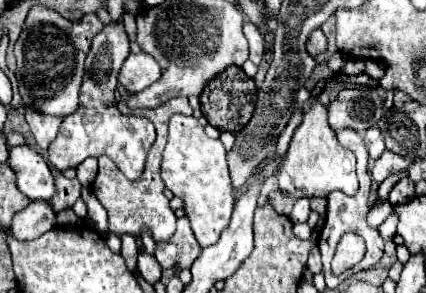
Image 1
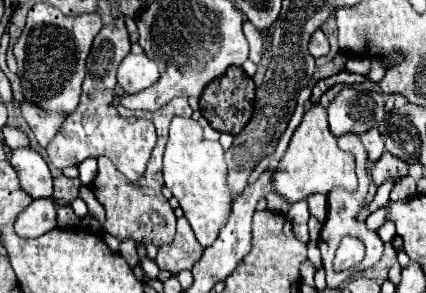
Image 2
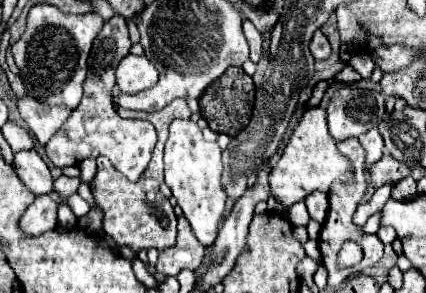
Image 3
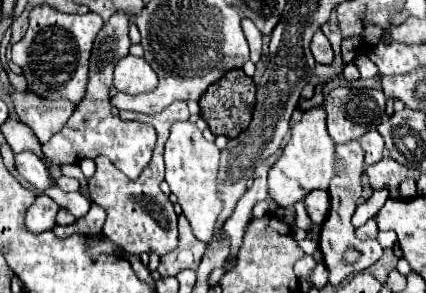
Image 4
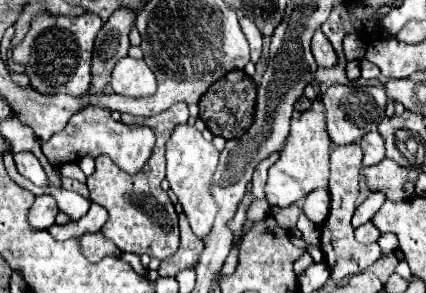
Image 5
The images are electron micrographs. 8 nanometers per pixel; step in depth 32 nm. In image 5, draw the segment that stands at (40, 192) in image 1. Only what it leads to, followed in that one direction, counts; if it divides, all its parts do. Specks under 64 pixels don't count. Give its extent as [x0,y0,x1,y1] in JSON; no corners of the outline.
[14,152,48,188]

